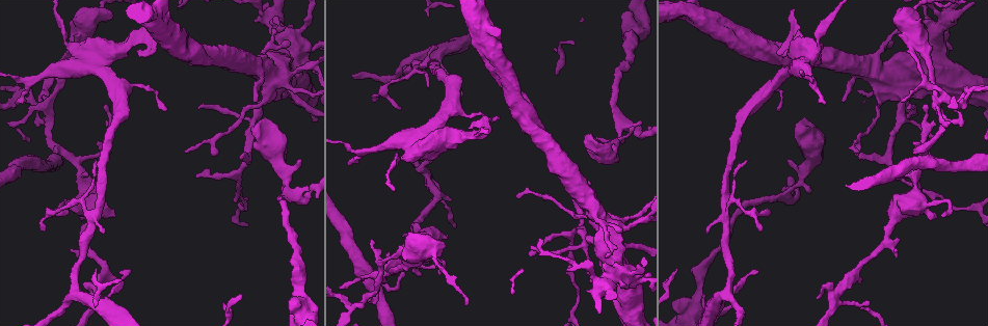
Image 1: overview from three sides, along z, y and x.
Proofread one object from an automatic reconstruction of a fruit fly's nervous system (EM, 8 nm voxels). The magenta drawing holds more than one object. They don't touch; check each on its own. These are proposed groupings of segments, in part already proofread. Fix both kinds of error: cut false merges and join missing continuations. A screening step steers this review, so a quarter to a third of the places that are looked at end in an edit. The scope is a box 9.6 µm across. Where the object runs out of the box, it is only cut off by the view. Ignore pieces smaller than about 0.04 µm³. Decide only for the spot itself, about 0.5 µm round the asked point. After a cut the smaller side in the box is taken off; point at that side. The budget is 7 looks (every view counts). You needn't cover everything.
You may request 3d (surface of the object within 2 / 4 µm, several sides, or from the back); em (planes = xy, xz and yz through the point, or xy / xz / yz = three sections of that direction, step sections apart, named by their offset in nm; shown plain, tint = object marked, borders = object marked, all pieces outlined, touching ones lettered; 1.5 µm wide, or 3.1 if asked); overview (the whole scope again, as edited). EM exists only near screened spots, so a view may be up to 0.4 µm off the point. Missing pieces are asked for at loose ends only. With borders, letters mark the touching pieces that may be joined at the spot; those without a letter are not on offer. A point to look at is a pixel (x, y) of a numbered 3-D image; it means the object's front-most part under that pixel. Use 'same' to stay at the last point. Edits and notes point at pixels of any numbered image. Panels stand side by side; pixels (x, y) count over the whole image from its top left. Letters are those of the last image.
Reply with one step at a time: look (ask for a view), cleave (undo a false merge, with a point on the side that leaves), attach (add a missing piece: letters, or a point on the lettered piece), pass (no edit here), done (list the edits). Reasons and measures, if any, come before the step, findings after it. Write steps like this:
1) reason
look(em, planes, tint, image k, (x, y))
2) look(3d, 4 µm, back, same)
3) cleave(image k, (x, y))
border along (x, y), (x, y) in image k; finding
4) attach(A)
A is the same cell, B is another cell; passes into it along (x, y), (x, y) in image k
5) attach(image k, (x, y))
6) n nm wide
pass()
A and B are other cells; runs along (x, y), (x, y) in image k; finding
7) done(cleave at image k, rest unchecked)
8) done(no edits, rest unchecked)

tapers out
look(em, planes, borders, image 1, (963, 120))

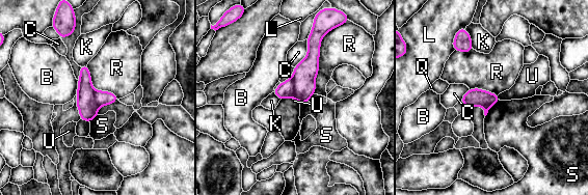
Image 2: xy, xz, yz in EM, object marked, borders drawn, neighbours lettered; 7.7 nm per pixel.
R touches over 500 nm
cleave(image 2, (285, 90))
B, C, K, L, Q, R, S and U are other cells; two neurons meet here

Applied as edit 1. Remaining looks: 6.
an open end
look(em, planes, borders, image 1, (253, 130))

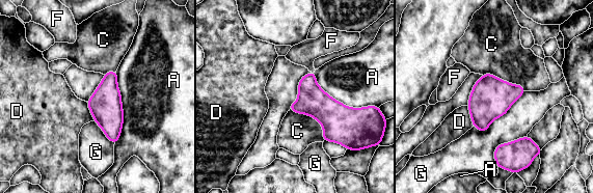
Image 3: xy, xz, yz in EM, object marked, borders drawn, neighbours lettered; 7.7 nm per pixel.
pass()
A, C, D, F and G are other cells; none of them fits

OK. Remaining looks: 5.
free end
look(em, planes, borders, image 1, (529, 255))

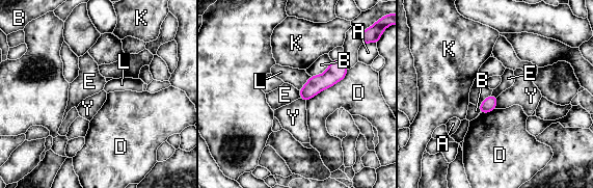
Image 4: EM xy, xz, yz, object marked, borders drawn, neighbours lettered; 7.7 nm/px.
D touches over 420 nm
pass()
A, B, D, E, K, L and Y are other cells; no lettered piece goes on from it

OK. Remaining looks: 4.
done(cleave at image 2, rest unchecked)

